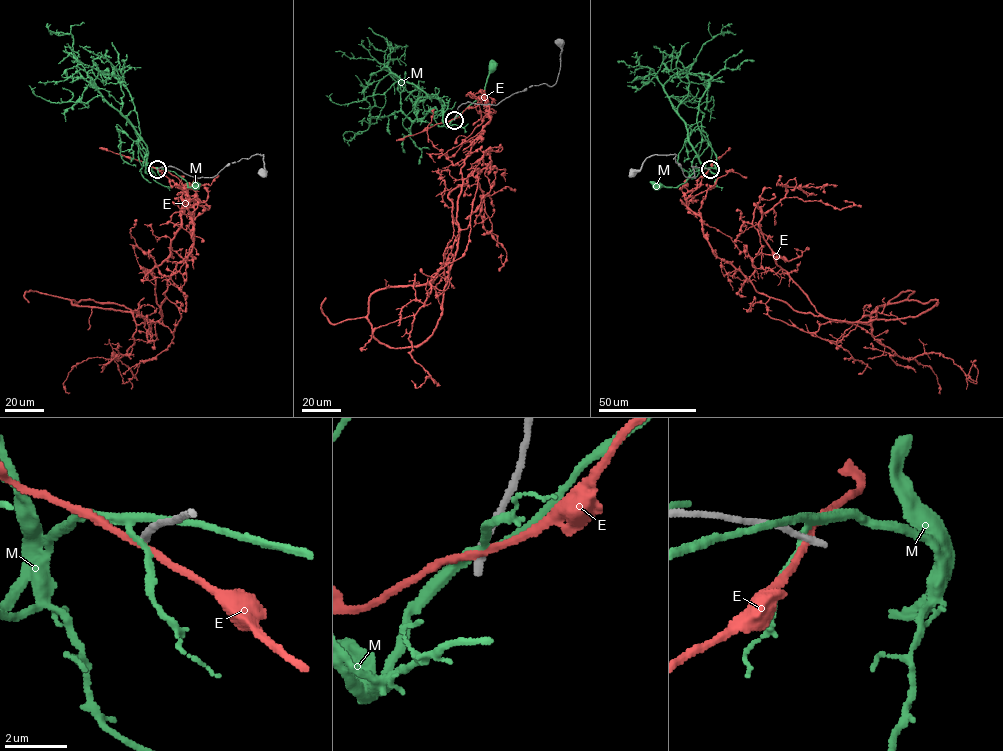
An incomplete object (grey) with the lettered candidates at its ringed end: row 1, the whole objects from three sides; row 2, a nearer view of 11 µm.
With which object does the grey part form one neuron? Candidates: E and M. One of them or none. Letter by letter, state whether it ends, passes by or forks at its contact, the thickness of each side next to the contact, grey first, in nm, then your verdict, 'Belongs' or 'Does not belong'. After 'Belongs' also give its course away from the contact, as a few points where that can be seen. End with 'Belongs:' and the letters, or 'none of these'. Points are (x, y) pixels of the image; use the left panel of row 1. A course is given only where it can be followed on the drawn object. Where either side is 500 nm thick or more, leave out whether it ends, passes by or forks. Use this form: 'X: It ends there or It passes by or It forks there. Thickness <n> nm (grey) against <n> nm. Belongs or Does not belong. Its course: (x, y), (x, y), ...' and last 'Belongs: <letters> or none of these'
E: It passes by. Thickness 280 nm (grey) against 220 nm. Does not belong
M: It forks there. Thickness 300 nm (grey) against 220 nm. Does not belong
Belongs: none of these

